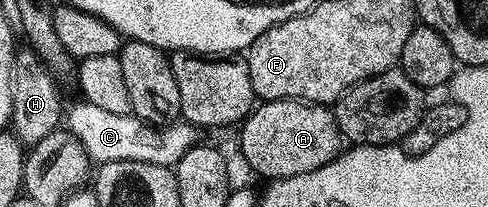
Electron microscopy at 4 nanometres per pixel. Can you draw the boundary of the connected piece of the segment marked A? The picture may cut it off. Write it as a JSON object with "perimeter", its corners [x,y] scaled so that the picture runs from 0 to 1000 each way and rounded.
{"perimeter":[[[617,478],[535,493],[514,531],[490,633],[492,729],[502,778],[549,874],[648,826],[705,720],[682,522]]]}

